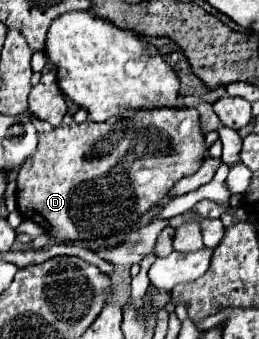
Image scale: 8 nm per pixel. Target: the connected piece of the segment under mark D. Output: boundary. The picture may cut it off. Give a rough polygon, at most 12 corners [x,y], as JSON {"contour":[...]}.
{"contour":[[196,108],[50,126],[18,212],[60,242],[130,230],[208,152]]}

